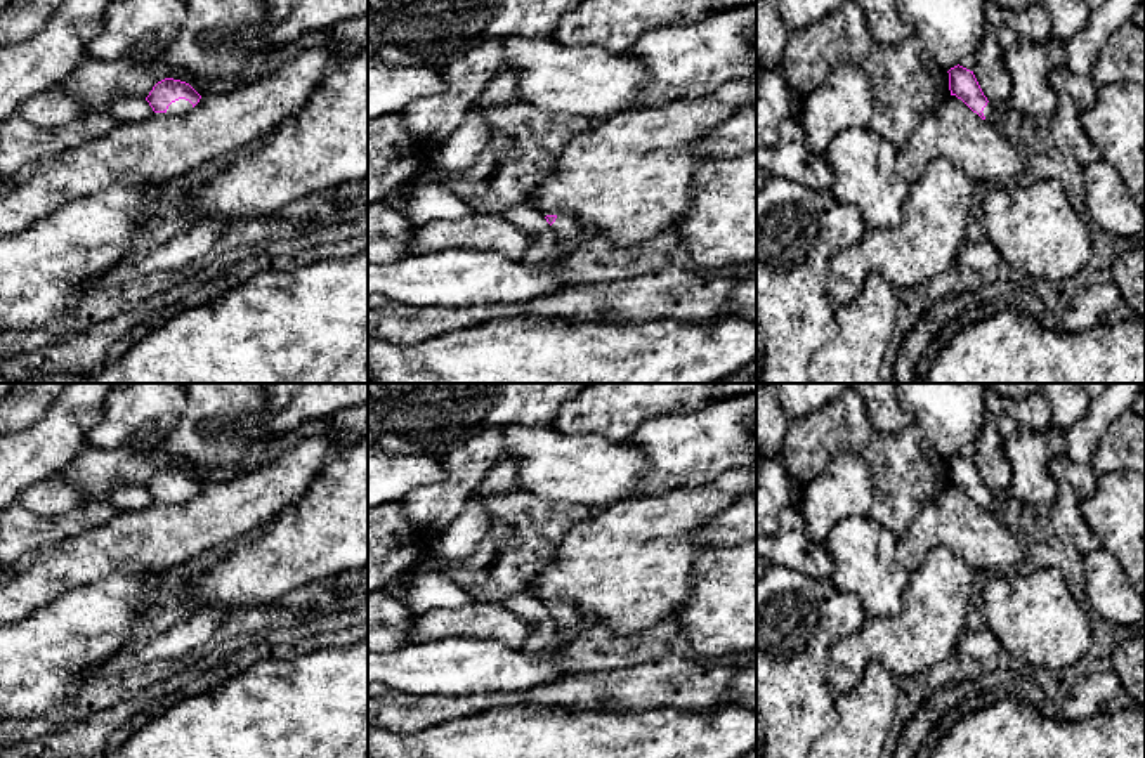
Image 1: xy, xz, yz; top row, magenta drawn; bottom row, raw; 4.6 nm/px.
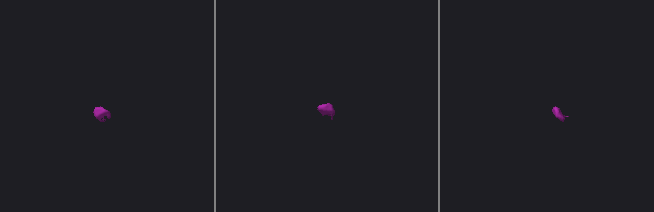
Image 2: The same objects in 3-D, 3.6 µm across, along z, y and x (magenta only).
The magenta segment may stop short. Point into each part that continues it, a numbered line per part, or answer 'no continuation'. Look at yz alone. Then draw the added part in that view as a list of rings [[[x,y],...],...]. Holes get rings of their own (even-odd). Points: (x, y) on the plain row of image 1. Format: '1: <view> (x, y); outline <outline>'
1: yz (1029, 451); outline [[[1020,427],[1011,437],[1003,441],[1004,454],[1011,467],[1011,484],[1001,491],[987,491],[985,508],[1003,496],[1024,505],[1051,506],[1058,482],[1051,477],[1048,463],[1053,456],[1065,453],[1067,430],[1048,427],[1043,430]]]

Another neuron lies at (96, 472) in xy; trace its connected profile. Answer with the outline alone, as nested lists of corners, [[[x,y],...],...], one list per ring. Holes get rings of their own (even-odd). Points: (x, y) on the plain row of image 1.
[[[142,435],[137,442],[118,449],[82,449],[59,474],[80,489],[80,505],[111,500],[120,484],[147,486],[153,475],[173,467],[189,472],[200,484],[217,474],[201,470],[184,458],[165,453],[165,442]]]

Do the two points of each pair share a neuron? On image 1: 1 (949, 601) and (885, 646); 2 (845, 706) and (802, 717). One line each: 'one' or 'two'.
1: one
2: two

